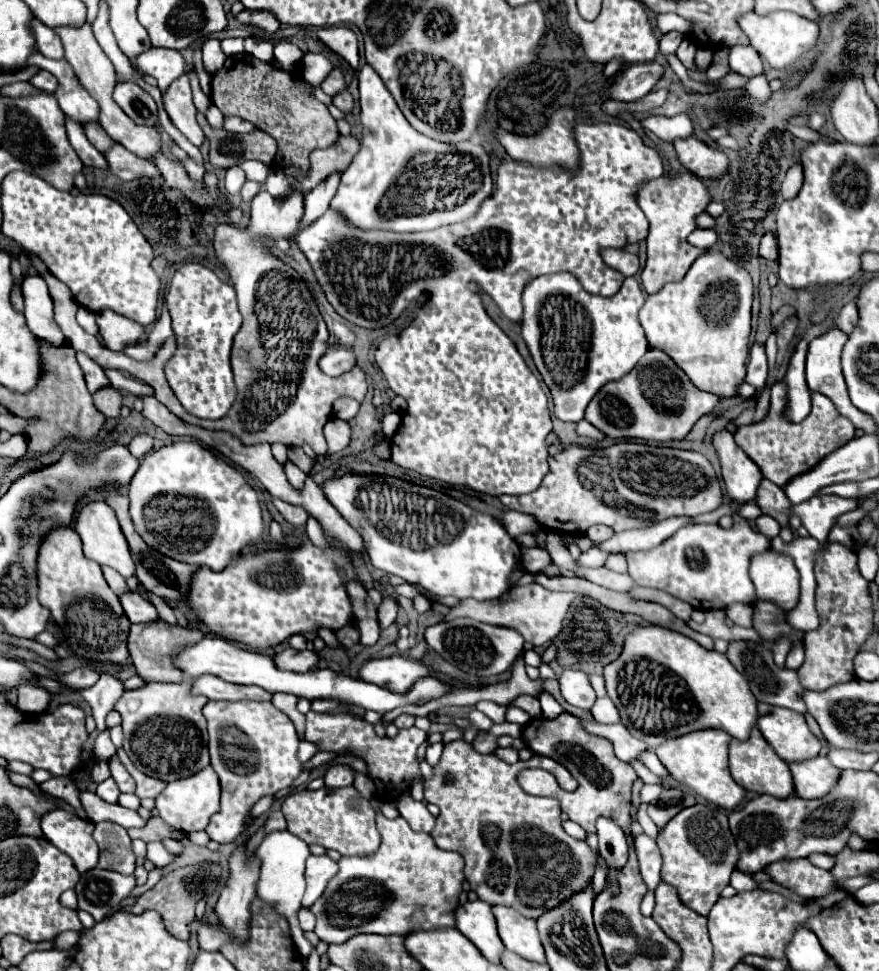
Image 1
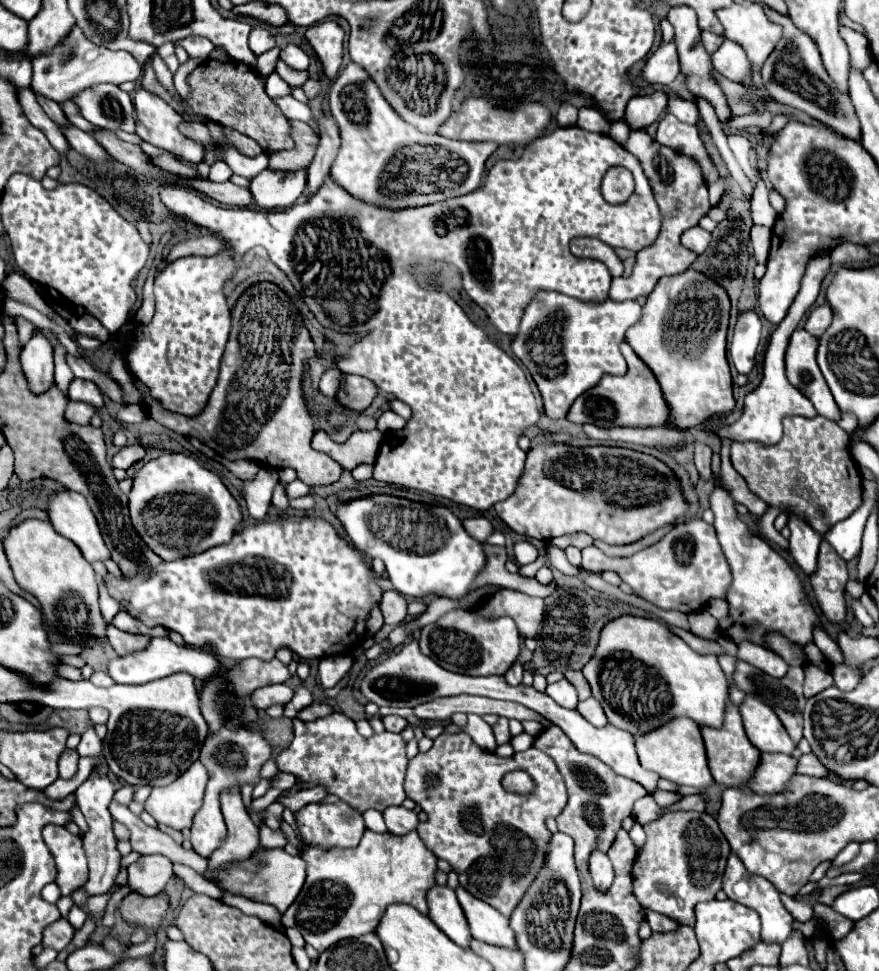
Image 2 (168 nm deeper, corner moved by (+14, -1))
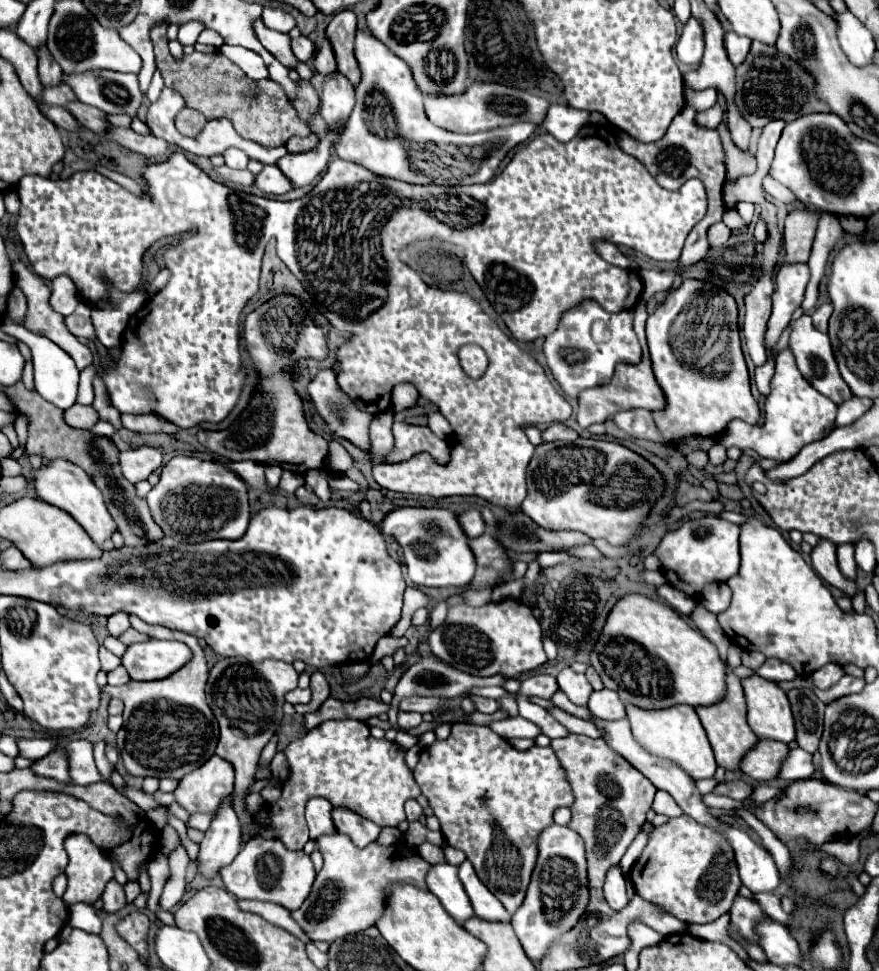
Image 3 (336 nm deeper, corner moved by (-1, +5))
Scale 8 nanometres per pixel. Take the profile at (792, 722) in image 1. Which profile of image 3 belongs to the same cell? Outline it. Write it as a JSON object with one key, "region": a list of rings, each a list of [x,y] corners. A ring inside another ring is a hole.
{"region":[[[761,676],[745,678],[743,690],[749,700],[747,720],[757,738],[791,744],[795,740],[795,724],[785,692]]]}

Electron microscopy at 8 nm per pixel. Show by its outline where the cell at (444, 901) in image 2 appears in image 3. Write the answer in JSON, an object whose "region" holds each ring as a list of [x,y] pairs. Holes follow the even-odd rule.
{"region":[[[433,864],[427,874],[427,888],[433,892],[443,908],[453,916],[457,924],[463,926],[465,920],[473,918],[473,906],[463,890],[463,884],[457,876],[457,866],[453,864]]]}

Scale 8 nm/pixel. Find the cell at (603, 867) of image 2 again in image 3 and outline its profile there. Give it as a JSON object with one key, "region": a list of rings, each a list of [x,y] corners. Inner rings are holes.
{"region":[[[619,864],[611,866],[605,878],[605,898],[613,910],[621,910],[627,904],[627,888],[625,888],[625,876]]]}

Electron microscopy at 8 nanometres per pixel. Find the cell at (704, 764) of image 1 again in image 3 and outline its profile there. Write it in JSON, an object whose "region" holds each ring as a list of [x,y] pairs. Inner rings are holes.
{"region":[[[627,706],[627,718],[631,722],[635,740],[653,756],[657,758],[667,758],[671,762],[679,762],[691,778],[701,780],[701,778],[713,778],[717,764],[713,758],[713,748],[707,740],[705,728],[695,712],[693,706],[673,706],[667,710],[641,710],[637,706]]]}

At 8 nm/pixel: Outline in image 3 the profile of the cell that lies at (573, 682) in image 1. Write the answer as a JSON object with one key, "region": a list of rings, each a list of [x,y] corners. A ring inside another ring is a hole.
{"region":[[[563,668],[557,676],[557,684],[559,688],[567,694],[567,698],[573,702],[573,704],[579,704],[579,706],[587,706],[587,700],[593,692],[591,684],[587,682],[585,674],[575,674],[571,668]]]}

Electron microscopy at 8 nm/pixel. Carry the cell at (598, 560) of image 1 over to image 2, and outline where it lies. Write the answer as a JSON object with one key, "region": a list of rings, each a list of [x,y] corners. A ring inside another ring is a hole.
{"region":[[[702,518],[678,522],[660,542],[636,552],[630,558],[608,558],[596,546],[582,550],[582,568],[590,572],[614,570],[630,584],[644,600],[664,610],[702,610],[708,600],[724,598],[728,584],[732,582],[730,566],[722,554],[714,526]]]}

